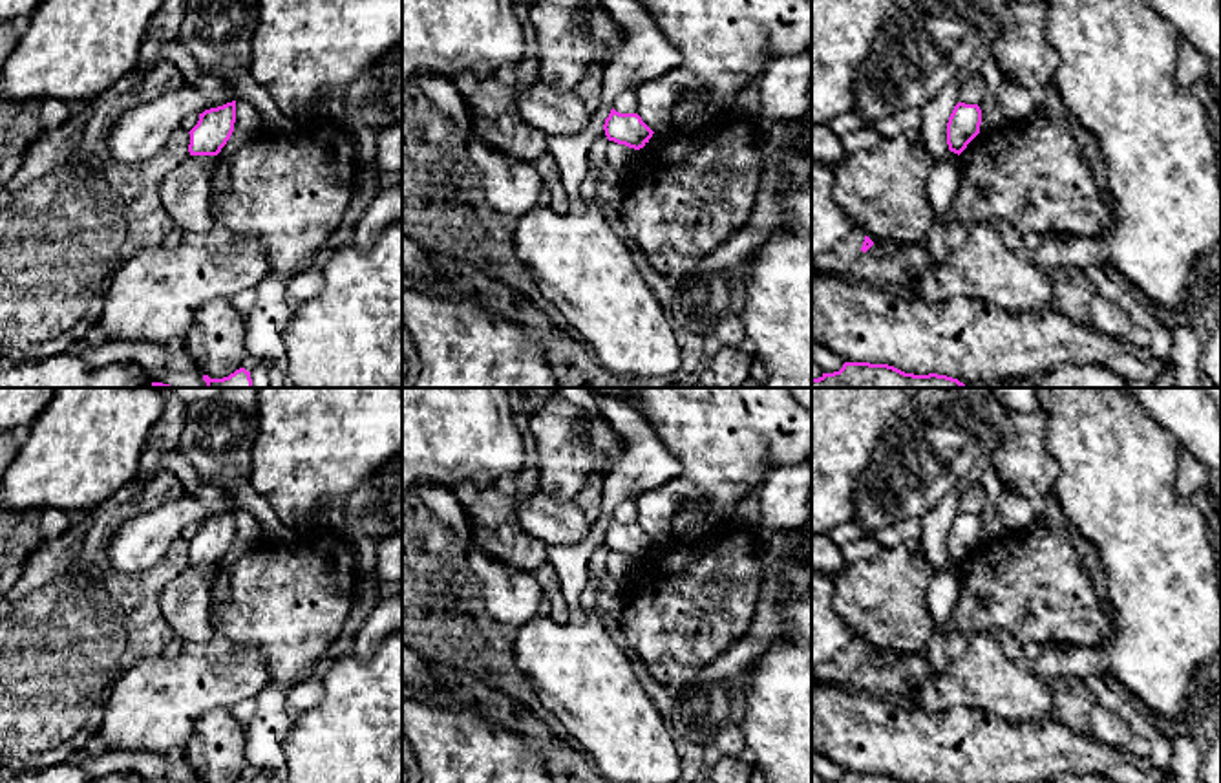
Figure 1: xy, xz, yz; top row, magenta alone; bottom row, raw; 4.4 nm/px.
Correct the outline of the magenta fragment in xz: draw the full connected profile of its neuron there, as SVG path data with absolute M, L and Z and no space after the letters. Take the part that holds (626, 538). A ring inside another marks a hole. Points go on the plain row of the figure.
M614 518L603 534L609 551L640 560L653 547L653 540L642 531L638 523L620 523Z

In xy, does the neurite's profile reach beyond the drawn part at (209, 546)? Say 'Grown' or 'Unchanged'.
Unchanged

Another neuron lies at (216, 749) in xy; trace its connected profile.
M230 708L205 712L186 741L183 757L201 783L234 783L247 768L245 724Z

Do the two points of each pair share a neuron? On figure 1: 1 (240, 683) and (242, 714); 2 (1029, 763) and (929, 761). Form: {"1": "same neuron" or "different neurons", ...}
{"1": "different neurons", "2": "same neuron"}

